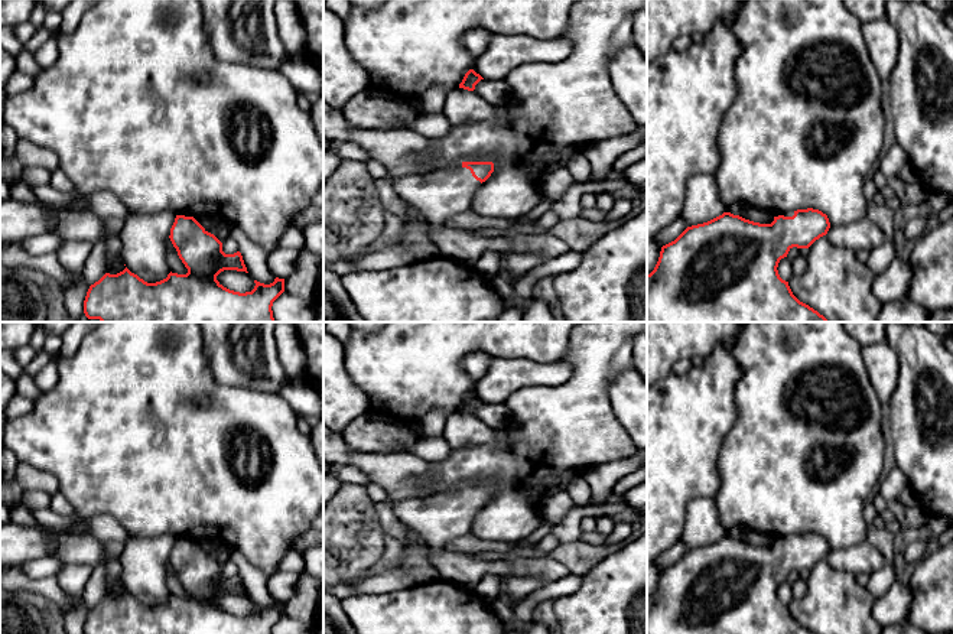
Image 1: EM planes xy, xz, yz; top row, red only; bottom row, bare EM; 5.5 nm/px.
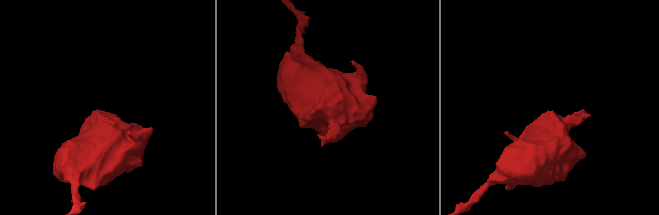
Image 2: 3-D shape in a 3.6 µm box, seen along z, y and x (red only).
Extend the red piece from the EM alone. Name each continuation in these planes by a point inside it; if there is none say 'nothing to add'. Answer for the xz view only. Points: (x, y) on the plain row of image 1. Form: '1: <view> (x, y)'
1: xz (438, 519)

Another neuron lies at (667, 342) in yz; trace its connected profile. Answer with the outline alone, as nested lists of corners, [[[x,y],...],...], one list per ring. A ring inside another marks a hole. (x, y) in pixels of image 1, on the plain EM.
[[[647,322],[647,388],[666,378],[679,360],[708,358],[718,347],[734,347],[744,322]]]

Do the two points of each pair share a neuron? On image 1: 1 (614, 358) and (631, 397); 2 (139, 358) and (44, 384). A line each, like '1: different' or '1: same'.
1: different
2: different

